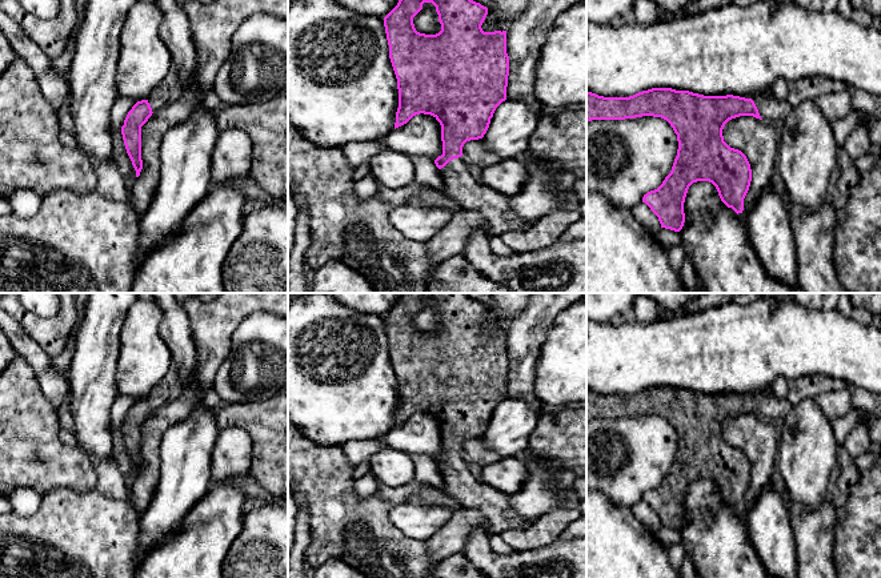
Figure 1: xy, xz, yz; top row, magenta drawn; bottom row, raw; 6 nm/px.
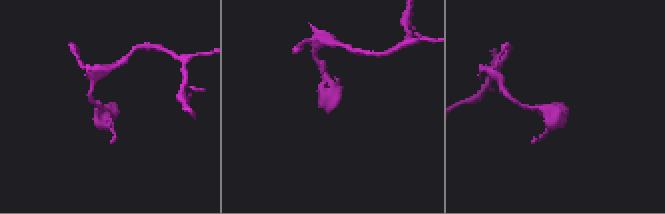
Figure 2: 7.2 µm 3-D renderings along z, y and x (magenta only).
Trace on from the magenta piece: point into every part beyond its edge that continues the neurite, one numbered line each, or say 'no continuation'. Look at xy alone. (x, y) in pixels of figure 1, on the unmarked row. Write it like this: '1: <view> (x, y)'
1: xy (159, 396)

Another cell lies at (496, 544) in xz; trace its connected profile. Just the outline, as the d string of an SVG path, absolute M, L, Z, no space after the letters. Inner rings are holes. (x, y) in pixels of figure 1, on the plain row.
M489 534L489 547L497 554L510 554L513 549L506 545L500 534Z

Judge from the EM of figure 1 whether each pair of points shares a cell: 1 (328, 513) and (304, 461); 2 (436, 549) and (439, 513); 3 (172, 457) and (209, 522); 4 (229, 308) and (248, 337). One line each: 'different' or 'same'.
1: same
2: different
3: same
4: different

